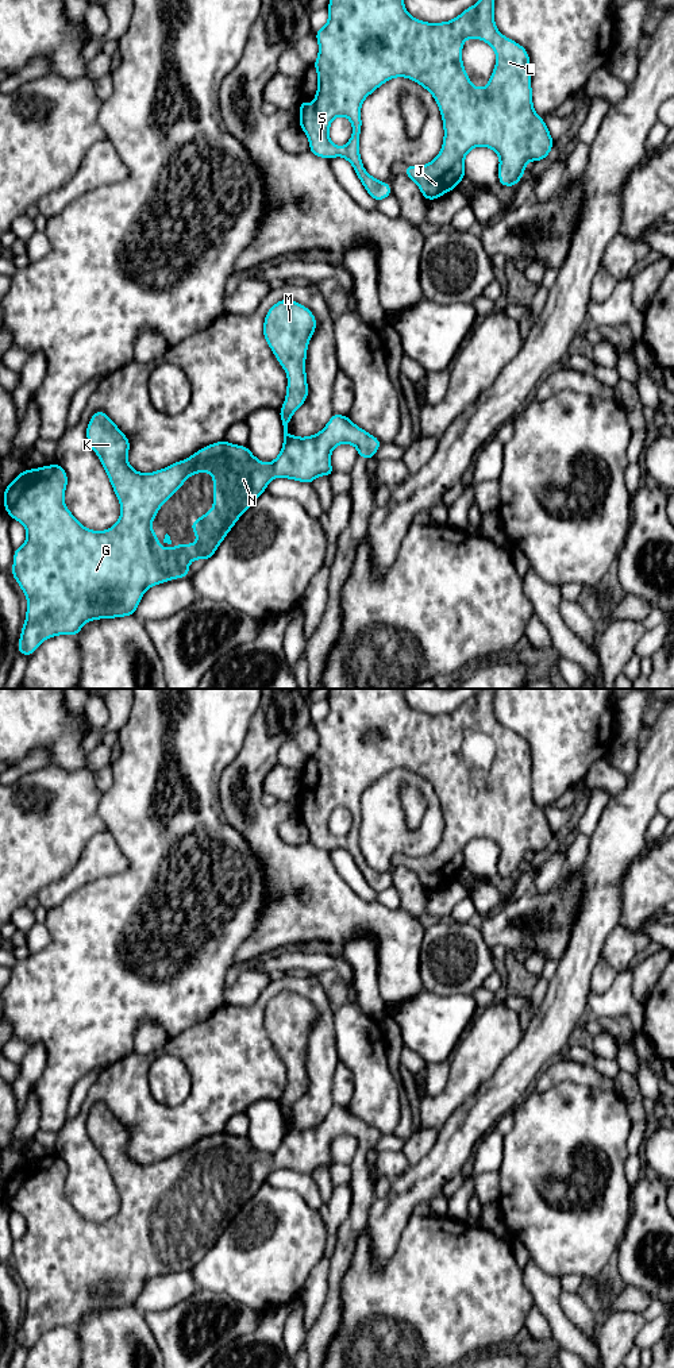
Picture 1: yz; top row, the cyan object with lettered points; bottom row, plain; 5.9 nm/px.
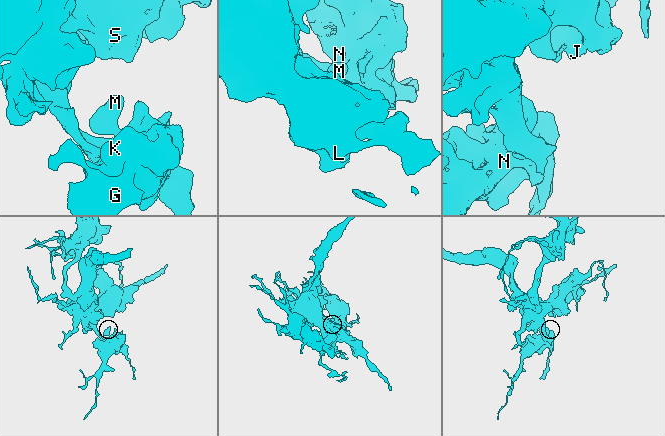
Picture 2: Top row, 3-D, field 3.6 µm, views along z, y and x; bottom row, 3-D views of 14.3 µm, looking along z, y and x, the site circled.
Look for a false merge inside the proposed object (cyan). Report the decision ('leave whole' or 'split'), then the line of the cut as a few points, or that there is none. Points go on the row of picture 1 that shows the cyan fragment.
leave whole; no cut

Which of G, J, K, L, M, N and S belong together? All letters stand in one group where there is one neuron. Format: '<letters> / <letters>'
G J K L M N S

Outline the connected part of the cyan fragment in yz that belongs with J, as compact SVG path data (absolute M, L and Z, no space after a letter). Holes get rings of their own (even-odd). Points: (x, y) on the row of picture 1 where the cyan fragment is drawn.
M331 0L328 23L319 31L313 31L319 42L319 55L313 63L319 85L313 105L308 108L308 100L300 105L300 128L307 134L311 154L331 159L344 157L354 167L359 181L373 200L381 201L392 194L392 186L373 178L363 167L359 157L359 134L362 130L361 105L363 100L378 86L394 77L407 77L425 88L435 99L443 119L444 138L439 155L423 166L405 165L404 173L413 180L425 200L436 200L443 193L451 192L465 178L465 157L477 146L494 150L500 157L498 182L502 186L516 186L524 176L528 161L547 159L554 140L542 116L534 111L531 89L531 65L527 50L515 41L504 36L494 24L494 0L479 0L465 9L458 18L443 23L427 23L412 18L405 9L404 0ZM467 38L478 38L489 43L497 57L494 70L484 89L475 88L465 72L462 63L462 46ZM336 116L346 116L353 124L353 134L343 147L335 146L328 136L331 122Z

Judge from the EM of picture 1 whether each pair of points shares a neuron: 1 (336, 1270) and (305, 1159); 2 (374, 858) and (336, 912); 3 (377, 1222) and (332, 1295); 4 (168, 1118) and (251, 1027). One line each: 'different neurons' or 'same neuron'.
1: same neuron
2: different neurons
3: different neurons
4: same neuron

